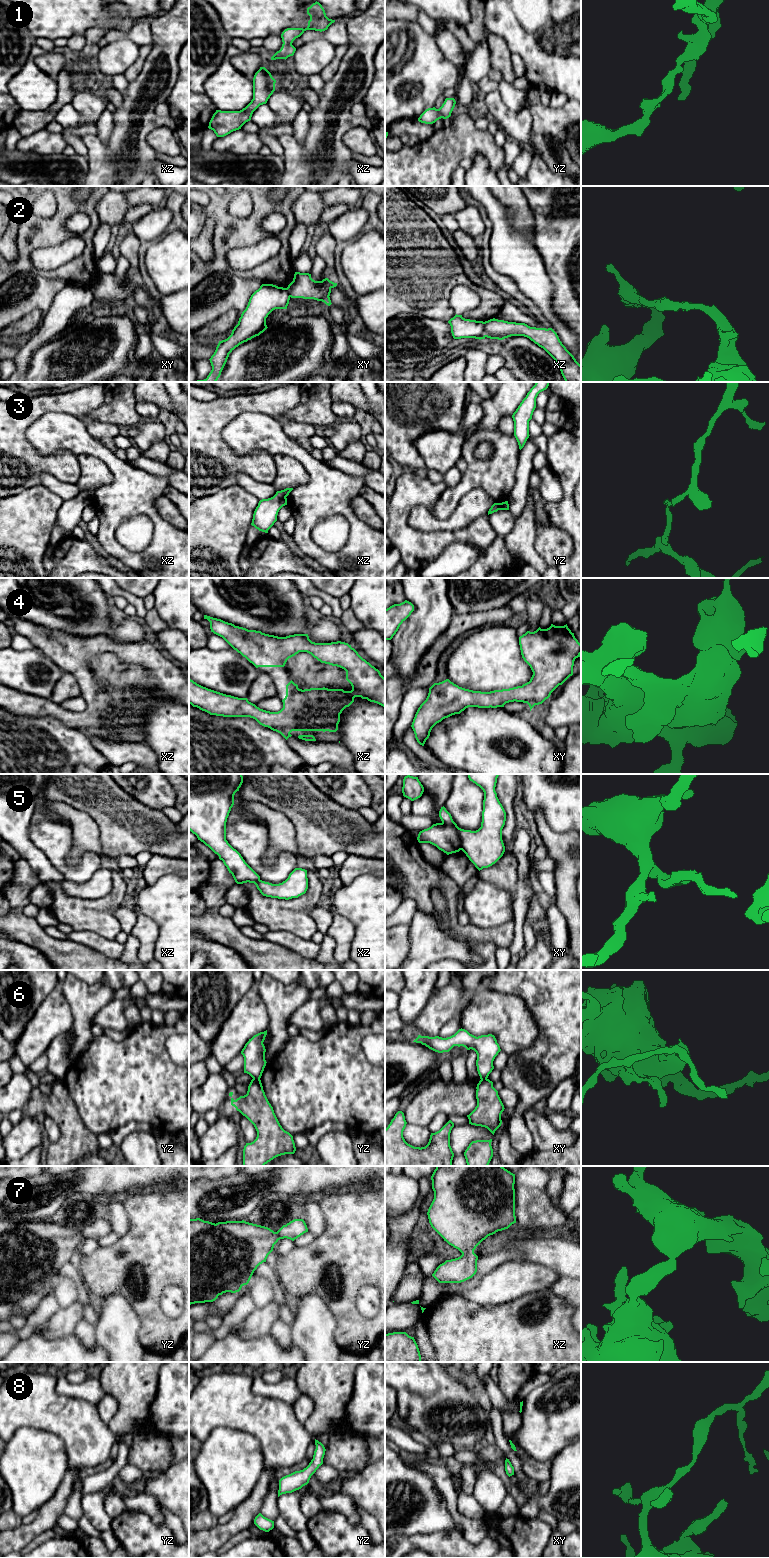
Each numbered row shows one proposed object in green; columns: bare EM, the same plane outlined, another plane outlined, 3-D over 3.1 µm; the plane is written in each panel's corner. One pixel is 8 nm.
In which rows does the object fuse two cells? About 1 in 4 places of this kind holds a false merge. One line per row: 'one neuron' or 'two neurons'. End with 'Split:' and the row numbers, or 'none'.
1: one neuron
2: two neurons
3: one neuron
4: one neuron
5: two neurons
6: two neurons
7: one neuron
8: one neuron
Split: 2, 5, 6

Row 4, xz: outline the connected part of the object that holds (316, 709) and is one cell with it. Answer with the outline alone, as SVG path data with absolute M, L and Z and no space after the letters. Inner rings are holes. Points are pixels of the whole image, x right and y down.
M204 615L210 622L211 632L222 637L234 650L245 657L256 668L258 667L284 667L287 660L299 652L311 654L321 663L337 666L346 671L346 680L351 684L351 691L343 689L310 688L299 689L292 680L286 685L286 696L282 700L283 708L278 712L260 709L247 698L238 698L226 695L203 687L189 678L189 704L210 715L223 717L250 717L260 725L280 733L286 740L291 737L292 731L329 731L336 732L340 722L340 714L349 707L355 697L367 699L385 707L385 678L380 671L363 659L348 643L337 641L331 643L315 643L309 639L308 634L294 634L278 637L248 630L235 626L221 619Z

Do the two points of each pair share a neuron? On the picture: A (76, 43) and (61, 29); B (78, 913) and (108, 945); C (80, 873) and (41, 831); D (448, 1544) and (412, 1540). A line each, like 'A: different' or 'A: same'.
A: different
B: different
C: same
D: same

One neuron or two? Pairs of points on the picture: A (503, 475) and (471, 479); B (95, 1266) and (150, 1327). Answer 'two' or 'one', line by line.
A: one
B: one

